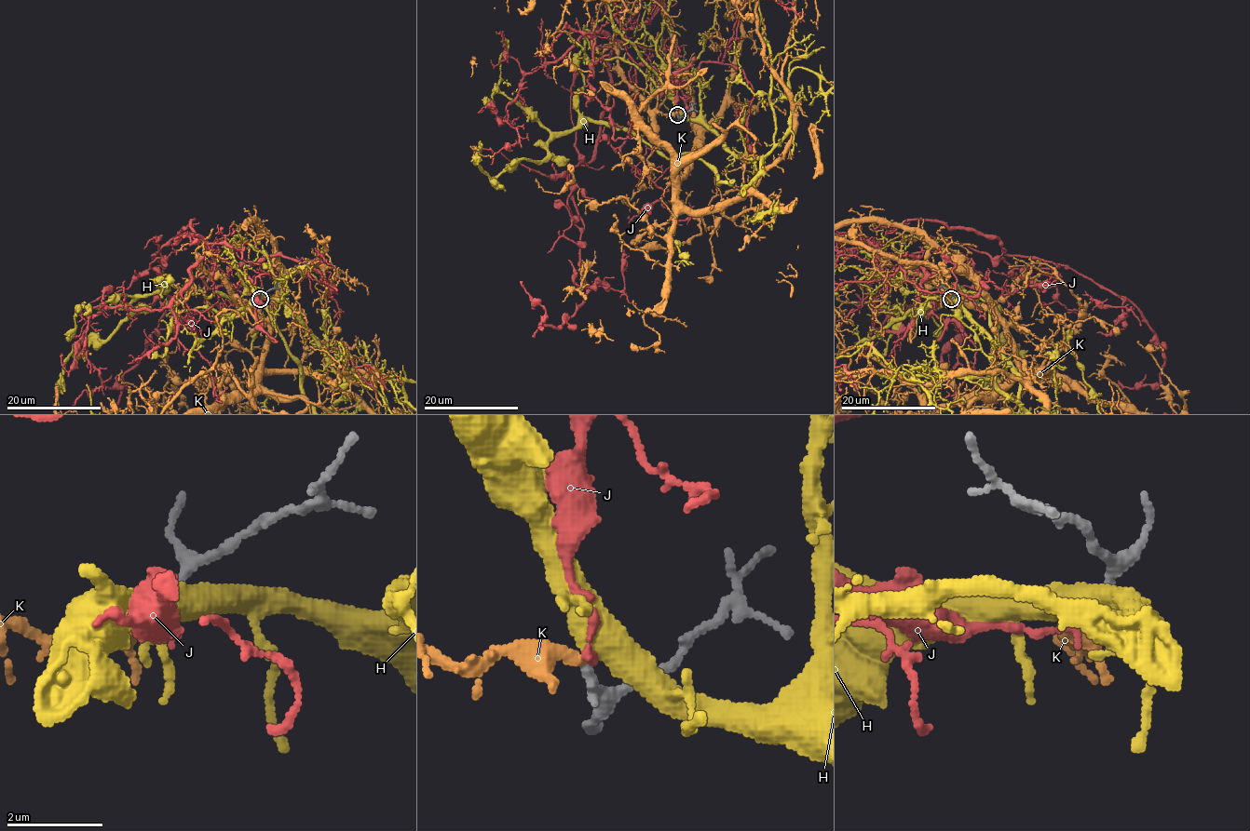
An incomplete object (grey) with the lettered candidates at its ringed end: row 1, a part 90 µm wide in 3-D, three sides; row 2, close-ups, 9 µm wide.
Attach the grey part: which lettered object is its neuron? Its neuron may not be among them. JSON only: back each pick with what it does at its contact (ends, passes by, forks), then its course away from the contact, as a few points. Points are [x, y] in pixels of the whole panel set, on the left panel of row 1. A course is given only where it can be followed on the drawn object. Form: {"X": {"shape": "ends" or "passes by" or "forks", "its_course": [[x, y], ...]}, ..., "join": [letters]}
{"K": {"shape": "ends"}, "join": ["K"]}

